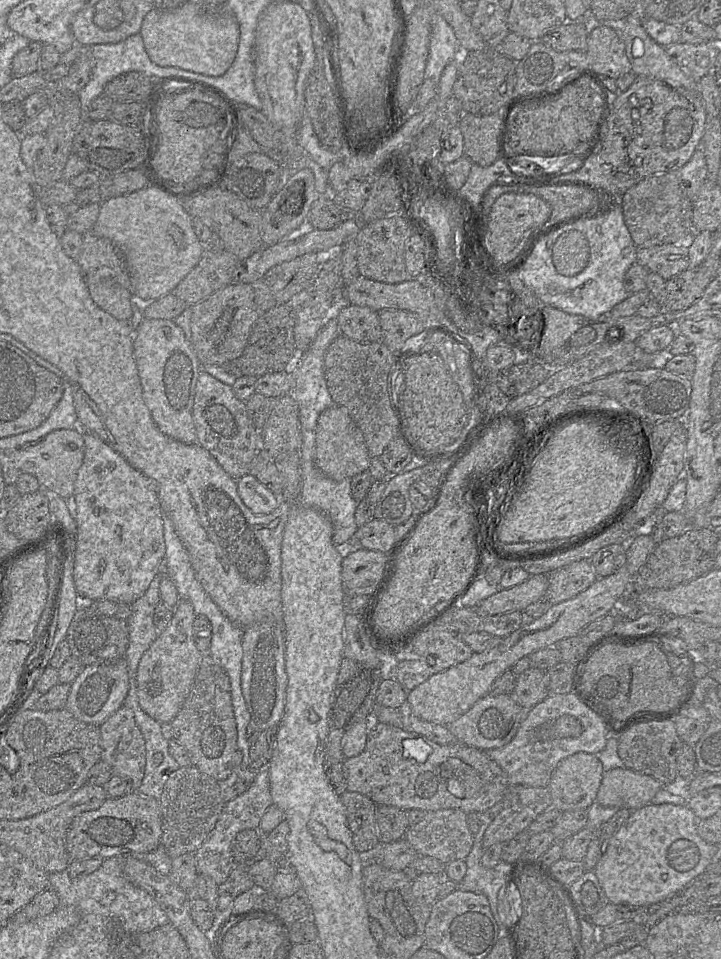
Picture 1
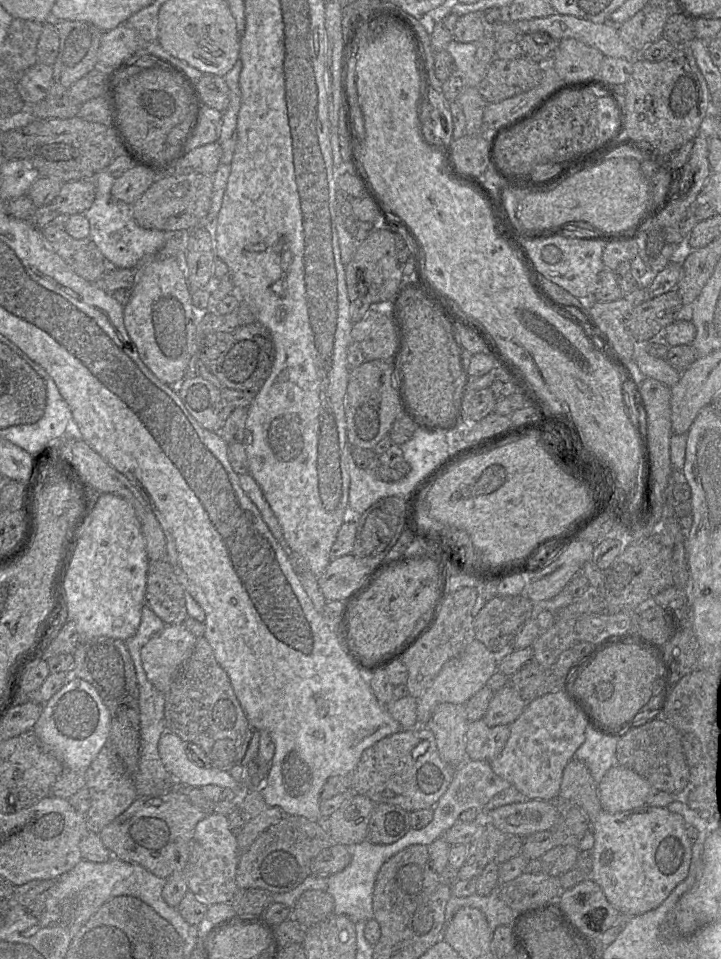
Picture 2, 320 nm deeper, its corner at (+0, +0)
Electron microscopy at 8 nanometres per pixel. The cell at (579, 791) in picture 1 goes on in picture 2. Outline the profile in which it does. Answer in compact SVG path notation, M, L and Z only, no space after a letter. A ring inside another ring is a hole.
M571 759L564 769L558 796L576 803L588 815L594 837L589 879L600 886L607 900L620 913L636 916L656 908L688 876L694 842L687 835L687 823L682 815L671 812L668 807L647 804L629 811L607 812L599 800L598 784L586 765L576 759Z

